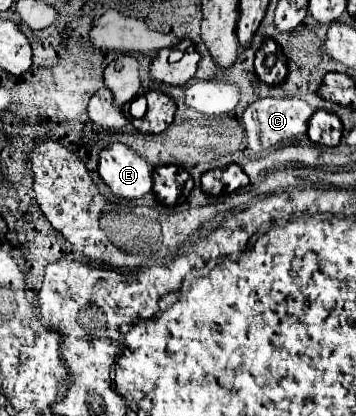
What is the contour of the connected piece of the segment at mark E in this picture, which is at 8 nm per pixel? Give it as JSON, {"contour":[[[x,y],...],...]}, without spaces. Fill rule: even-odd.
{"contour":[[[113,142],[99,154],[99,174],[115,196],[135,200],[151,192],[151,168],[131,146]]]}

